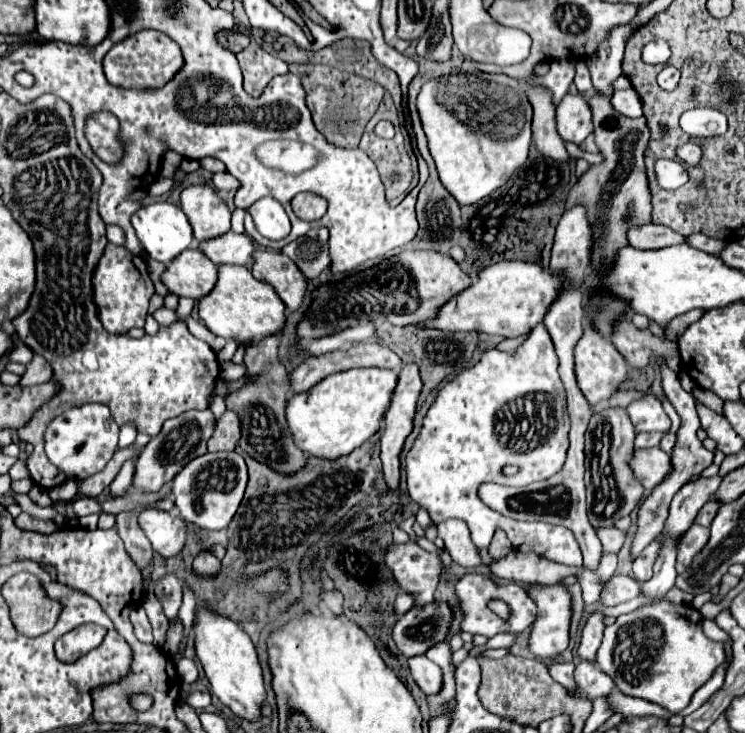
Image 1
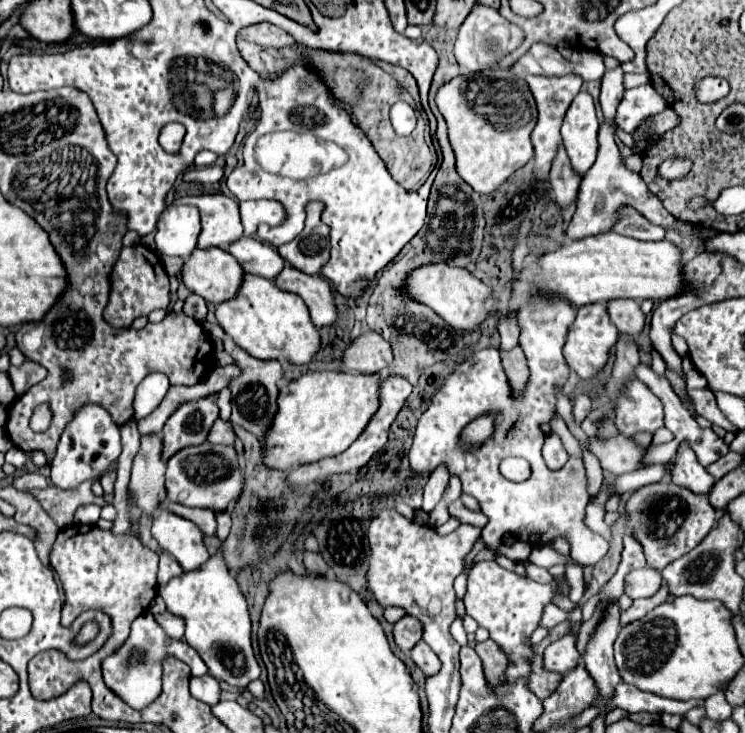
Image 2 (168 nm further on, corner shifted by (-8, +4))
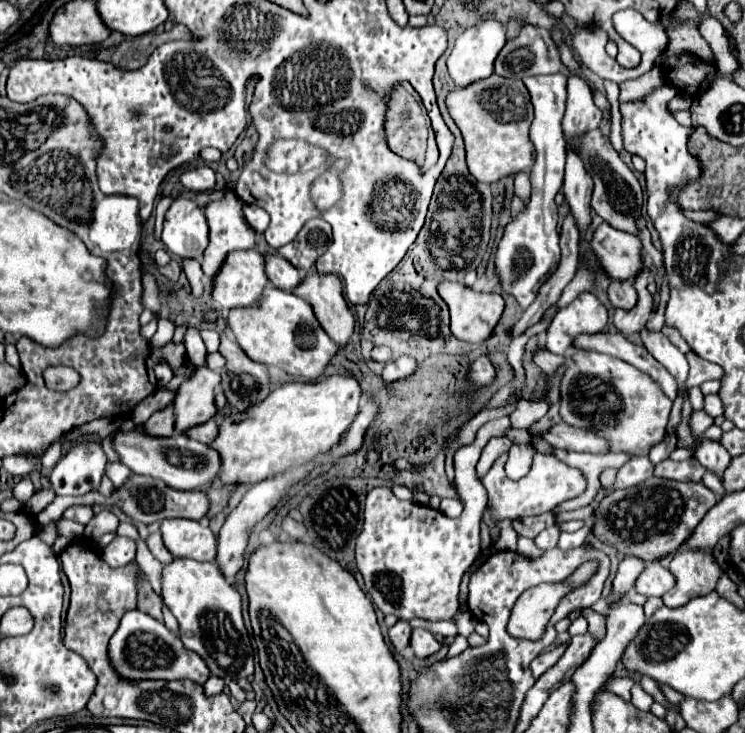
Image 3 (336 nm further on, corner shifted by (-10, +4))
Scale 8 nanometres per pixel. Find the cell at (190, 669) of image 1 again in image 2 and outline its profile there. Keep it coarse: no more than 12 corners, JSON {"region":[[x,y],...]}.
{"region":[[149,611],[101,663],[105,685],[135,709],[161,693],[165,657],[193,677],[207,665]]}

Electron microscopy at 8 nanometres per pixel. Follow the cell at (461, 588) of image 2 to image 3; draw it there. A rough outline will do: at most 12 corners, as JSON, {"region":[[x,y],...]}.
{"region":[[411,621],[411,627],[422,627],[433,635],[457,636],[454,621]]}

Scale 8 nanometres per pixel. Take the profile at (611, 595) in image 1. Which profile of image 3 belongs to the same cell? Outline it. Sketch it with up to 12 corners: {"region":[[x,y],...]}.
{"region":[[659,561],[647,563],[635,581],[645,597],[663,597],[675,585]]}

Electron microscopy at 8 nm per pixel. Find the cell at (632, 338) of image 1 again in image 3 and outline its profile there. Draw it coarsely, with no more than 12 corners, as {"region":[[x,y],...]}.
{"region":[[613,283],[607,295],[613,309],[631,311],[637,305],[633,283]]}

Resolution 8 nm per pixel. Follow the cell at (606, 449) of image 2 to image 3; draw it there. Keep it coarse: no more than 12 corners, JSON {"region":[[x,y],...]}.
{"region":[[565,423],[543,439],[555,449],[607,455],[607,439]]}

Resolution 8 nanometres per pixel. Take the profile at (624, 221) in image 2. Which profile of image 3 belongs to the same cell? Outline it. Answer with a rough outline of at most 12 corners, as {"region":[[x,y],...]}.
{"region":[[597,129],[579,139],[591,207],[639,235],[643,189]]}

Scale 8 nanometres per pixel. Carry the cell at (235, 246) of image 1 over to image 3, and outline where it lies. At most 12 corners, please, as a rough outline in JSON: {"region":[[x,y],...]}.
{"region":[[265,253],[271,285],[291,291],[301,275],[281,255]]}

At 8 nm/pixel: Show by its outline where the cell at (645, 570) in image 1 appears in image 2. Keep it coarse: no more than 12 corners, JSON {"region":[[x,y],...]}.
{"region":[[671,481],[625,501],[627,533],[657,571],[718,520],[707,495]]}

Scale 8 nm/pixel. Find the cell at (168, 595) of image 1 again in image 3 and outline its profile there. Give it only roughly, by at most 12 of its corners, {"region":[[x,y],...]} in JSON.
{"region":[[159,531],[145,543],[161,565],[171,563],[173,555],[165,549]]}

